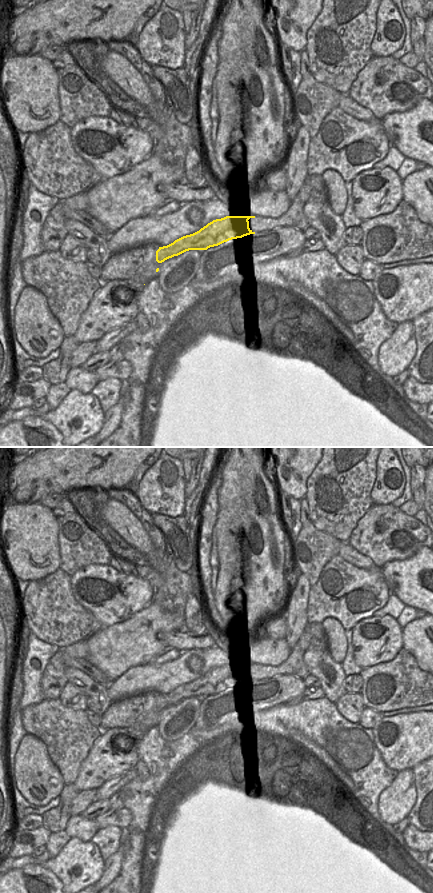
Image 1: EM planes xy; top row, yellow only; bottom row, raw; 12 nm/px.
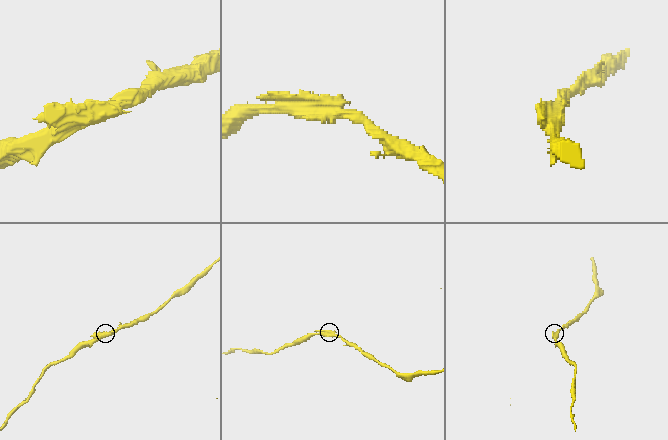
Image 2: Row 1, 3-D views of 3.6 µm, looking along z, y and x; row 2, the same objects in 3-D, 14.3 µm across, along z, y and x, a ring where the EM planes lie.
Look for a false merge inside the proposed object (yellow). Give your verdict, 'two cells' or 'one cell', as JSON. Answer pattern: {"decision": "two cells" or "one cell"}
{"decision": "two cells"}

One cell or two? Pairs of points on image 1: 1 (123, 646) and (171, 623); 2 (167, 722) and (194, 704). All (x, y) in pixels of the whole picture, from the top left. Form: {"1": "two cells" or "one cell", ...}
{"1": "one cell", "2": "one cell"}

